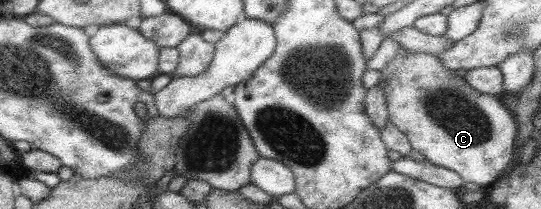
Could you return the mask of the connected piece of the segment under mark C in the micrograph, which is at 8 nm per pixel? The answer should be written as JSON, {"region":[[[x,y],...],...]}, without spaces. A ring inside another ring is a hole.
{"region":[[[402,51],[381,70],[387,120],[407,137],[410,148],[434,166],[455,172],[462,183],[491,186],[509,166],[516,140],[516,120],[498,96],[473,90],[463,78],[443,68],[436,56]]]}

